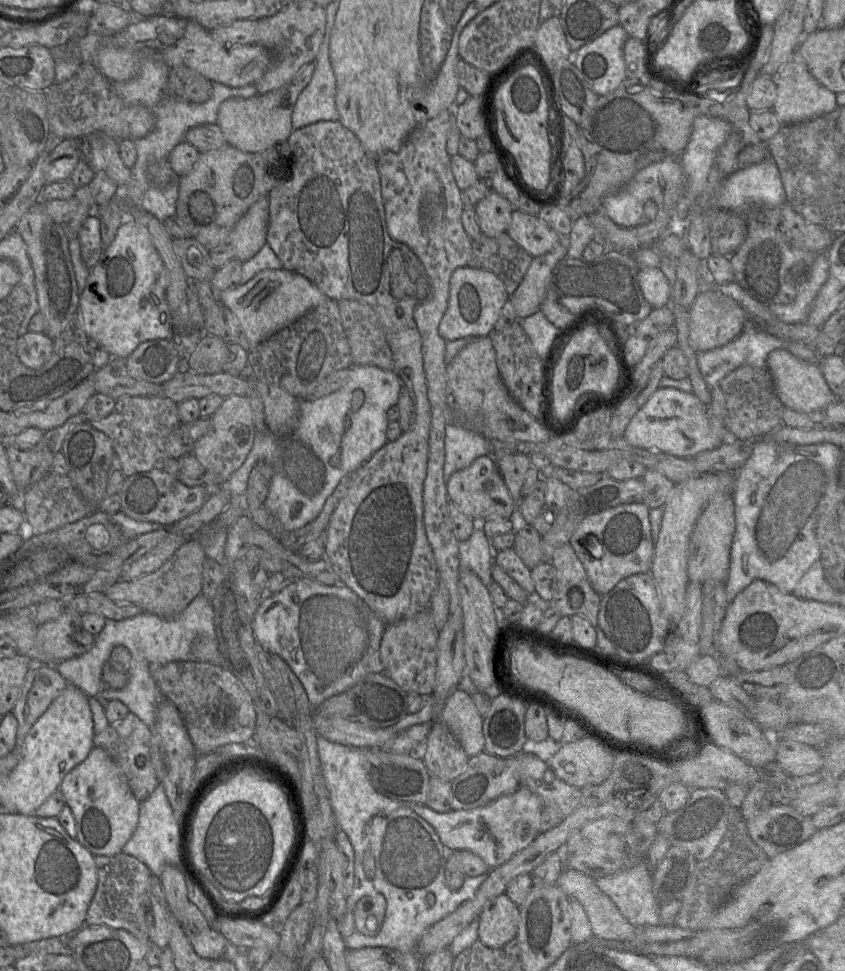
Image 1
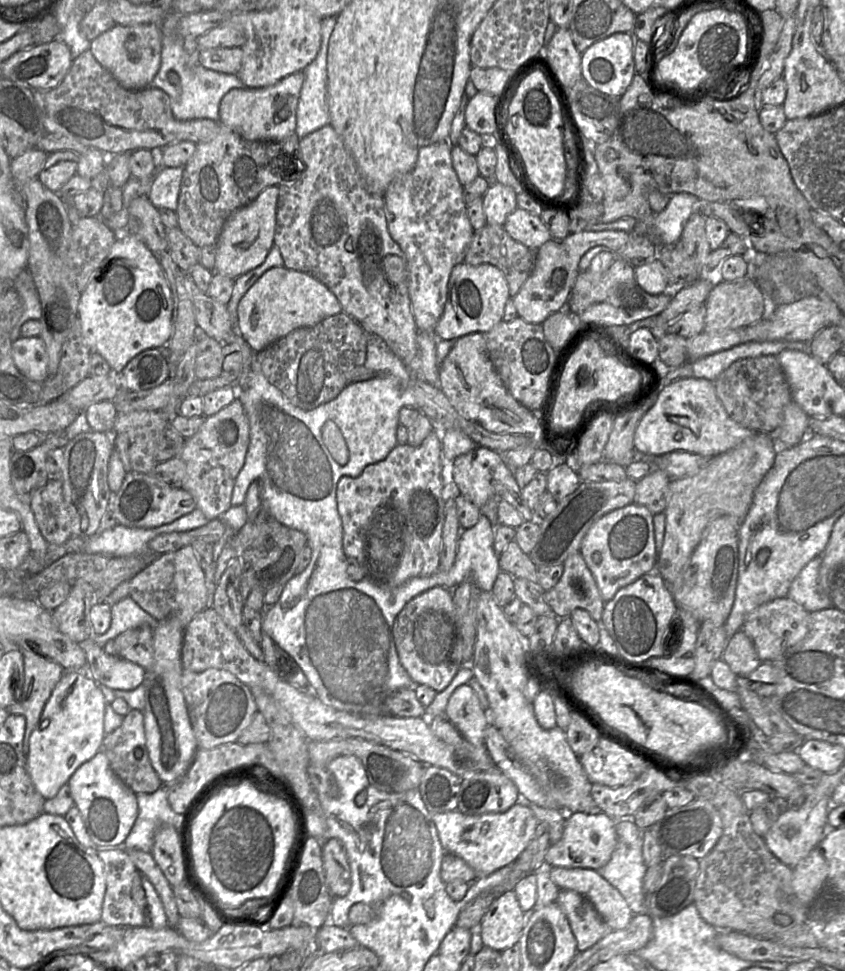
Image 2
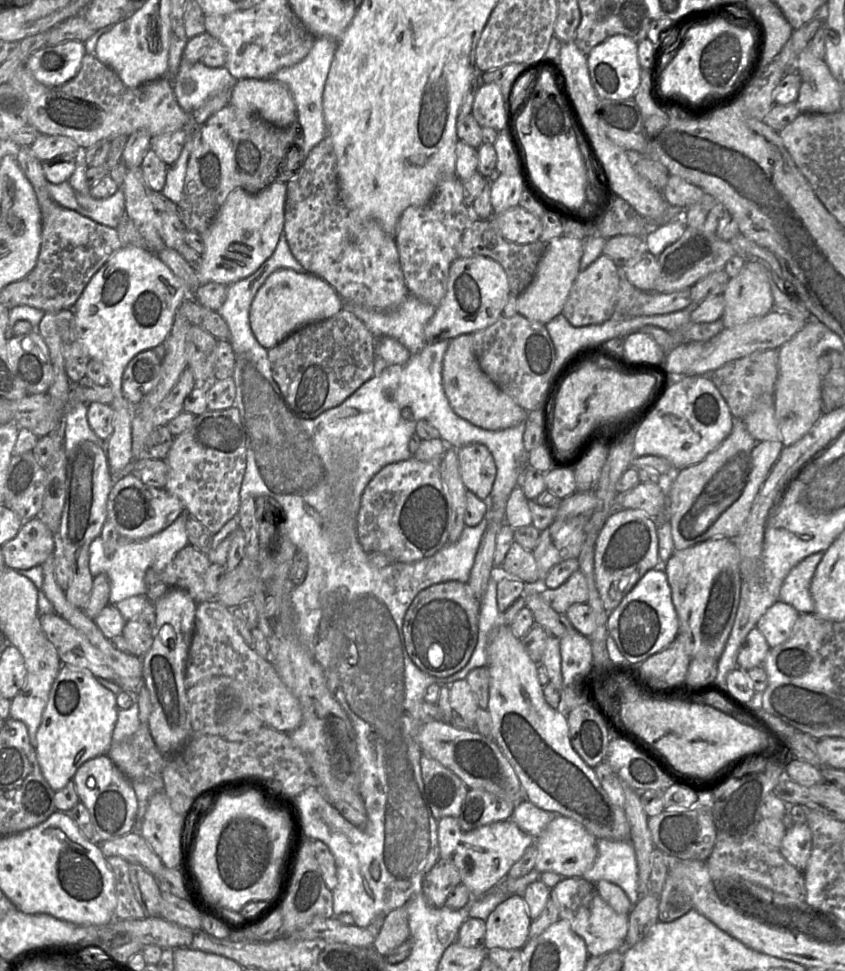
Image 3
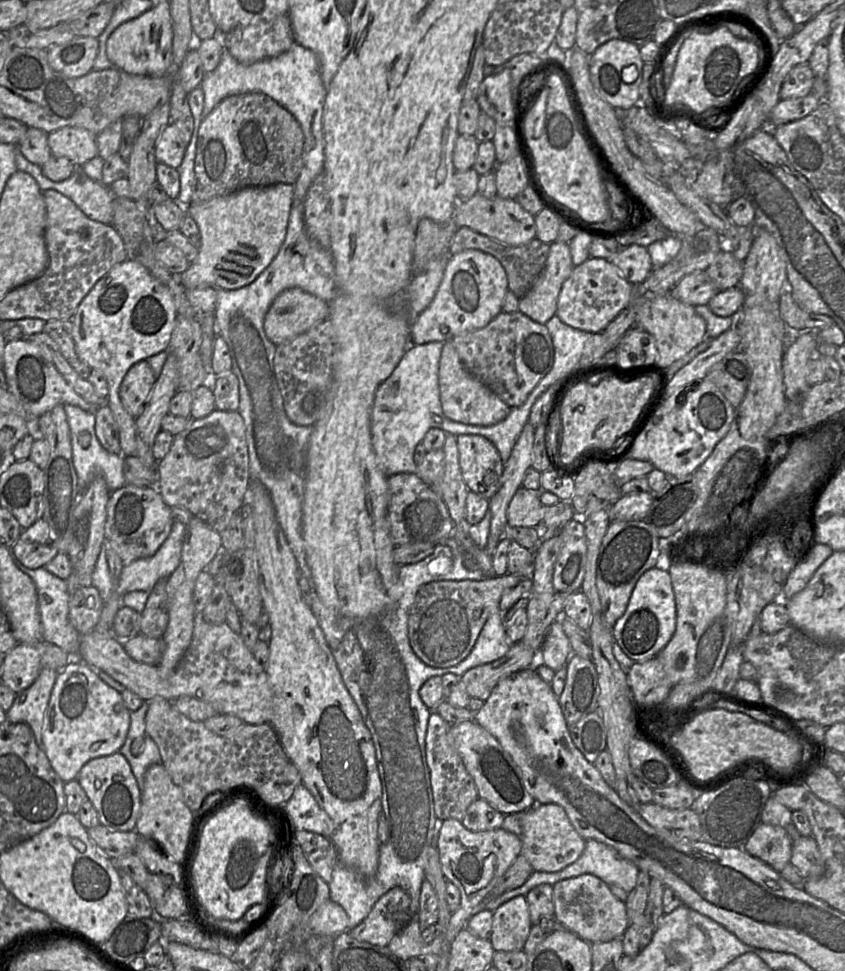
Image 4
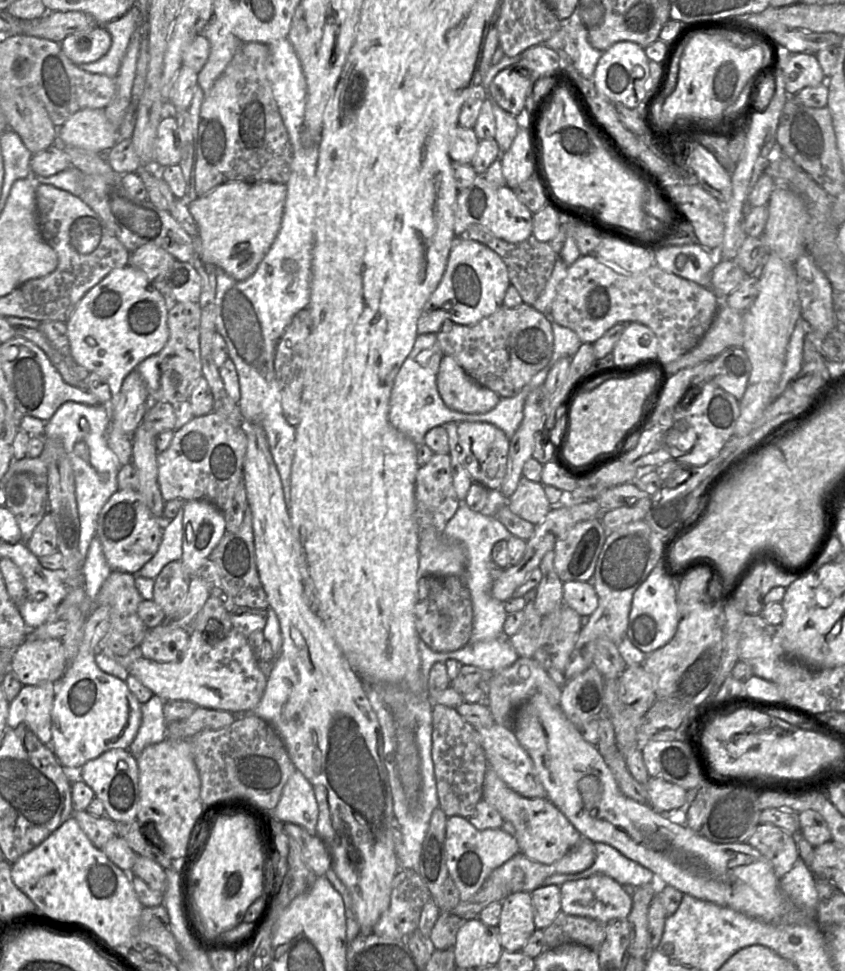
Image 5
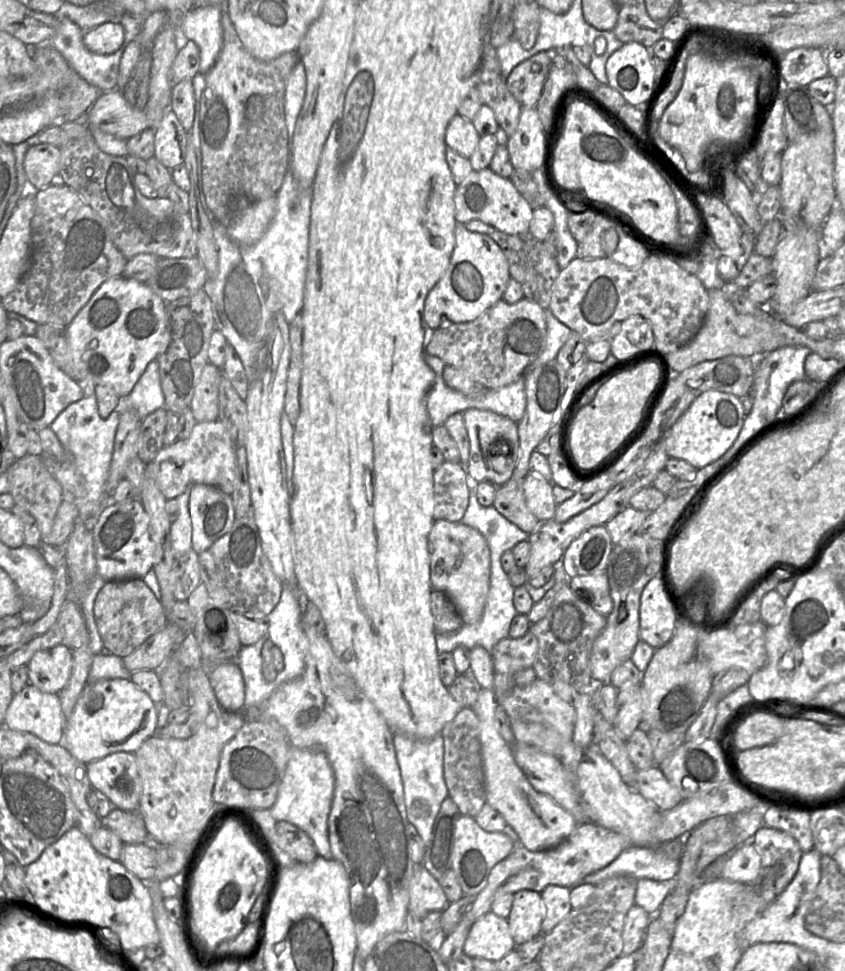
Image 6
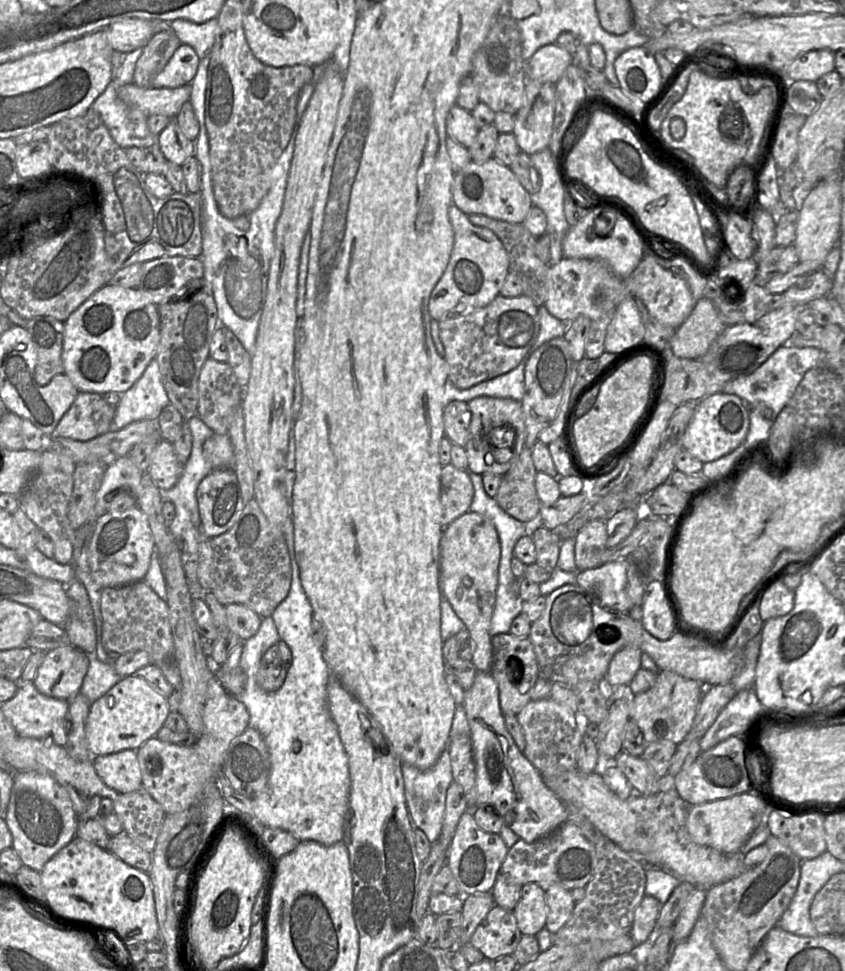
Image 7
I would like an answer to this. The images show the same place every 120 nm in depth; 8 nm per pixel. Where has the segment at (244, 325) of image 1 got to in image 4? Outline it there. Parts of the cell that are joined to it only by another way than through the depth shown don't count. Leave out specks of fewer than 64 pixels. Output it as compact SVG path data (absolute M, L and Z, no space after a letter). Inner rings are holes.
M290 288L272 302L264 318L264 331L276 345L287 342L327 319L330 302L300 288Z

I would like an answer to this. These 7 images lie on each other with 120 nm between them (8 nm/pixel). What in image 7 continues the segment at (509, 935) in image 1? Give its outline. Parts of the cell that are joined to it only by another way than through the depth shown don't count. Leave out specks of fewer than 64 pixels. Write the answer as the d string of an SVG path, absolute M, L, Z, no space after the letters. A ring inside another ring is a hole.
M536 883L523 885L513 913L522 935L535 936L546 923L546 891Z

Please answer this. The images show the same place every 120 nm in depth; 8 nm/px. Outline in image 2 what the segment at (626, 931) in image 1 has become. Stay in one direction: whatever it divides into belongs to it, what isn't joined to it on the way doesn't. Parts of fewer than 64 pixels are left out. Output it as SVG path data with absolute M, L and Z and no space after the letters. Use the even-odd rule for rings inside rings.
M554 867L550 878L560 890L573 890L586 897L612 931L625 929L635 916L622 894L595 870Z

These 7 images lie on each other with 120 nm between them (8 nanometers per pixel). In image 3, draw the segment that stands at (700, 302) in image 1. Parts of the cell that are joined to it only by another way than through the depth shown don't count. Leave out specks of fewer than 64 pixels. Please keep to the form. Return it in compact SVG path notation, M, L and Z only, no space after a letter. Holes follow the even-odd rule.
M746 262L741 271L730 278L722 296L725 306L720 319L724 328L764 316L774 309L767 267L758 262Z

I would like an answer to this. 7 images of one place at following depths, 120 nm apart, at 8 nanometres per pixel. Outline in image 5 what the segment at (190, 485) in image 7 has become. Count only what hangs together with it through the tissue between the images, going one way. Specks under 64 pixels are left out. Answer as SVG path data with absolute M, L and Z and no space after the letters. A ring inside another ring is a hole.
M184 506L180 508L174 519L166 520L156 554L134 574L135 576L155 579L167 564L181 559L183 553L183 514Z

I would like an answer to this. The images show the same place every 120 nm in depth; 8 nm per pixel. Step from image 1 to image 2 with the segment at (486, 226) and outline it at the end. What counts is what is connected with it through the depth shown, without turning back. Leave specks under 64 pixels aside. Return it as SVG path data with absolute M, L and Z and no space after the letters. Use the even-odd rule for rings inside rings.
M491 182L483 195L483 211L486 223L503 225L507 216L517 208L517 192L510 186Z

